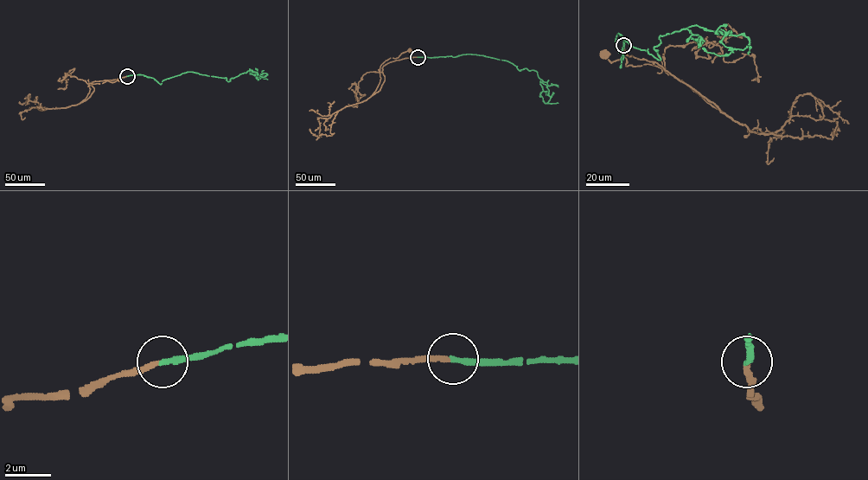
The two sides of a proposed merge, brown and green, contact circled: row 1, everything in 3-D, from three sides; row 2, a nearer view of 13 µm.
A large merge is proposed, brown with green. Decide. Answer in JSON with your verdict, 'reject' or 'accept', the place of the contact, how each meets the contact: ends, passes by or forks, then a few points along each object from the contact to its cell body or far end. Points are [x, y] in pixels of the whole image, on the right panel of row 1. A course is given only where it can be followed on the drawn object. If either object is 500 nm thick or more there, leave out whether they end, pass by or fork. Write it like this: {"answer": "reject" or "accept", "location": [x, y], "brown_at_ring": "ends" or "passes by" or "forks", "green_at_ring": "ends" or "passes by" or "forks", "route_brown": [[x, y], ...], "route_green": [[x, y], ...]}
{"answer": "accept", "location": [623, 45], "brown_at_ring": "ends", "green_at_ring": "ends", "route_brown": [[623, 45], [627, 54], [631, 55], [627, 58], [613, 61], [603, 54]], "route_green": [[623, 45], [621, 67], [619, 34], [660, 60], [659, 38], [690, 26], [749, 41], [725, 54], [702, 48]]}

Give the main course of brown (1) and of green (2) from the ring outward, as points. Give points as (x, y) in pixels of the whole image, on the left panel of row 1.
1: (127, 76), (106, 80), (119, 80)
2: (127, 76), (143, 74), (161, 84), (193, 72), (228, 81), (250, 68), (257, 77)

